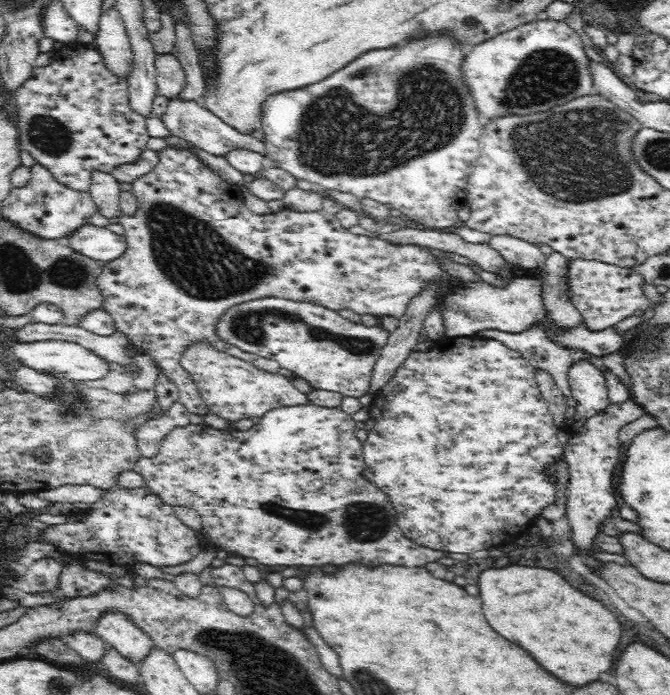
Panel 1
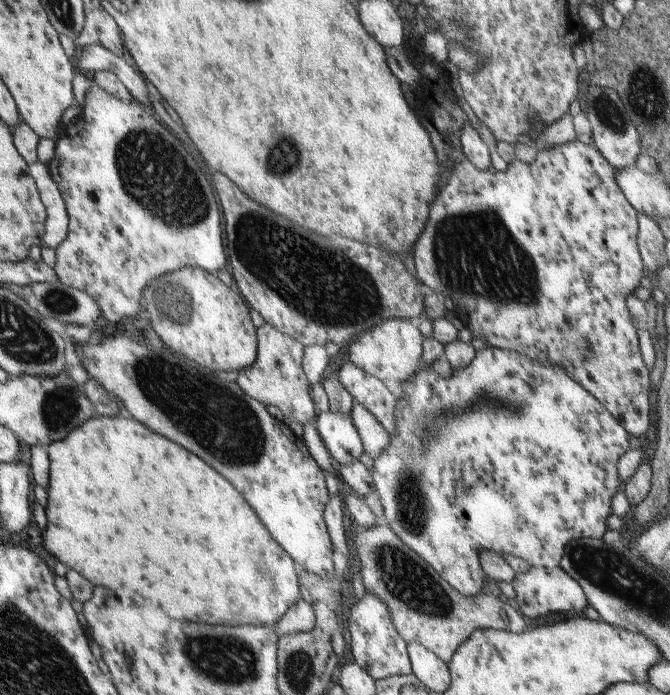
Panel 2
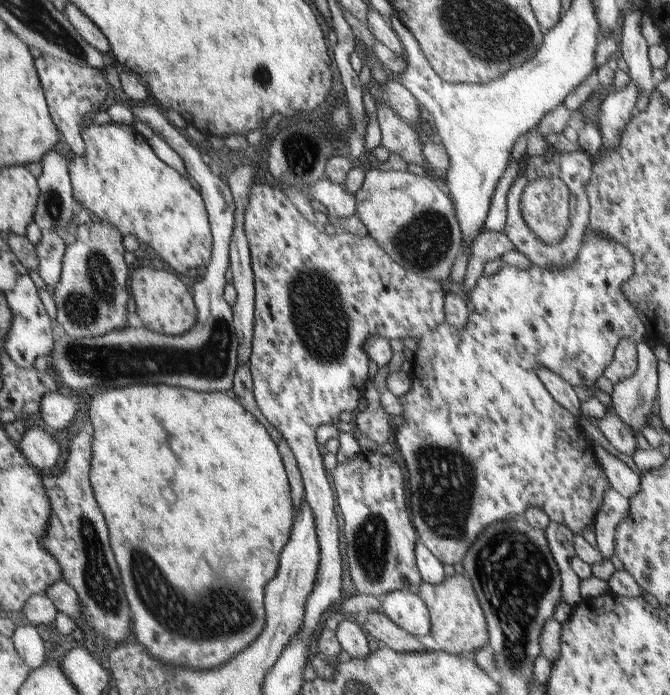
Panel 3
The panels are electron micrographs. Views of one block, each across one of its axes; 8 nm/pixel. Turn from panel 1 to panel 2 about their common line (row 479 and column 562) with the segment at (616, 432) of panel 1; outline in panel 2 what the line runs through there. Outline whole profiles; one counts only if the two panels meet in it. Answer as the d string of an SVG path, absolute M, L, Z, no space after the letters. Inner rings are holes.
M559 565L555 568L528 567L528 572L515 573L510 584L515 593L514 606L518 606L519 612L531 620L547 620L547 616L555 616L555 612L561 612L563 616L584 616L590 603L585 590Z

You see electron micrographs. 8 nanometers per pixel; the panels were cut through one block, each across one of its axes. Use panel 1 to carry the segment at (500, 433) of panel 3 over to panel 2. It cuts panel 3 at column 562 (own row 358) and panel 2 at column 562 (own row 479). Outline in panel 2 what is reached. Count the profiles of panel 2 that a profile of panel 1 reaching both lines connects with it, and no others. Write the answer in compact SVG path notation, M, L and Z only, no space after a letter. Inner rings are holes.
M485 347L474 352L471 362L465 368L454 370L447 380L440 378L429 368L418 368L413 378L405 380L401 386L401 393L395 398L395 434L388 433L389 444L375 460L367 460L367 468L373 486L383 508L384 522L395 532L395 536L403 541L413 552L418 553L431 568L438 572L443 580L450 584L463 596L475 596L481 592L483 586L482 565L478 557L481 550L491 550L498 555L509 554L522 558L529 567L555 568L561 558L563 546L569 546L569 540L579 534L587 534L594 539L601 539L607 530L607 516L611 514L611 496L619 486L616 464L623 452L627 452L627 432L622 424L591 396L587 389L581 388L577 382L567 376L561 366L547 362L540 362L528 356Z

